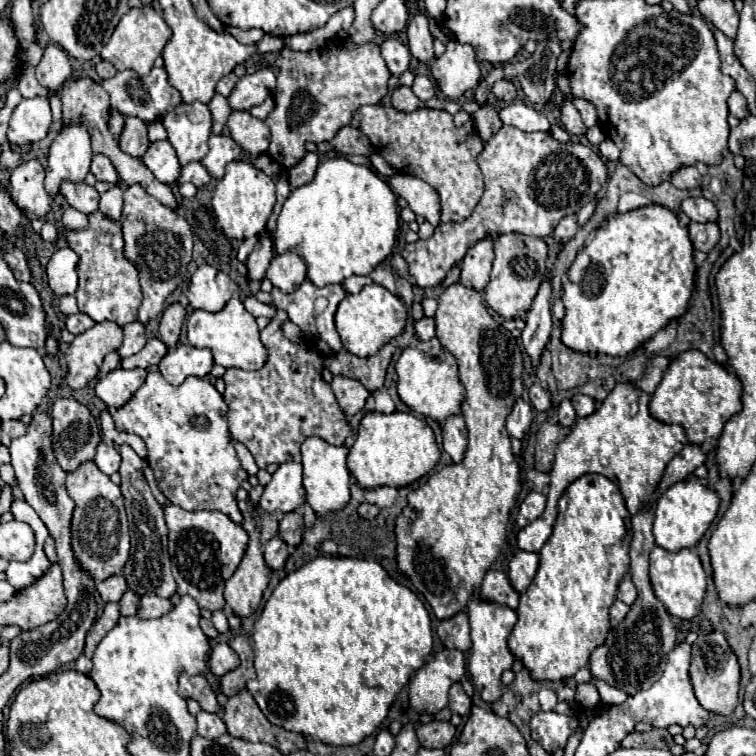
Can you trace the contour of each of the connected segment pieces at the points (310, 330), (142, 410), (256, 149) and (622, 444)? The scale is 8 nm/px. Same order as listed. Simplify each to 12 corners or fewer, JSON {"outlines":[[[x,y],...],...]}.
{"outlines":[[[310,279],[292,293],[272,289],[304,339],[320,353],[342,349],[334,327],[342,285]],[[158,371],[110,413],[160,489],[242,523],[248,479],[208,379]],[[232,111],[228,131],[242,149],[266,153],[270,129],[250,111]],[[616,385],[558,443],[544,515],[518,533],[540,551],[558,499],[588,473],[614,481],[634,515],[656,491],[684,429]]]}

